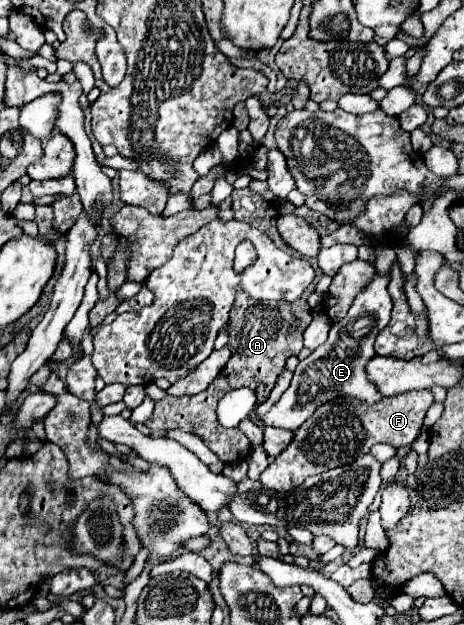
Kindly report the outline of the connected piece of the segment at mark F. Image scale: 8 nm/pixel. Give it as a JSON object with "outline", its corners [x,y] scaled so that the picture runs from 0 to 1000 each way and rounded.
{"outline":[[[925,622],[825,635],[808,648],[787,648],[765,635],[722,635],[718,642],[688,648],[679,661],[631,693],[631,706],[563,757],[558,770],[575,782],[610,789],[644,779],[666,760],[688,760],[718,747],[761,741],[774,728],[791,728],[813,709],[869,715],[903,696],[929,645],[933,629]]]}

